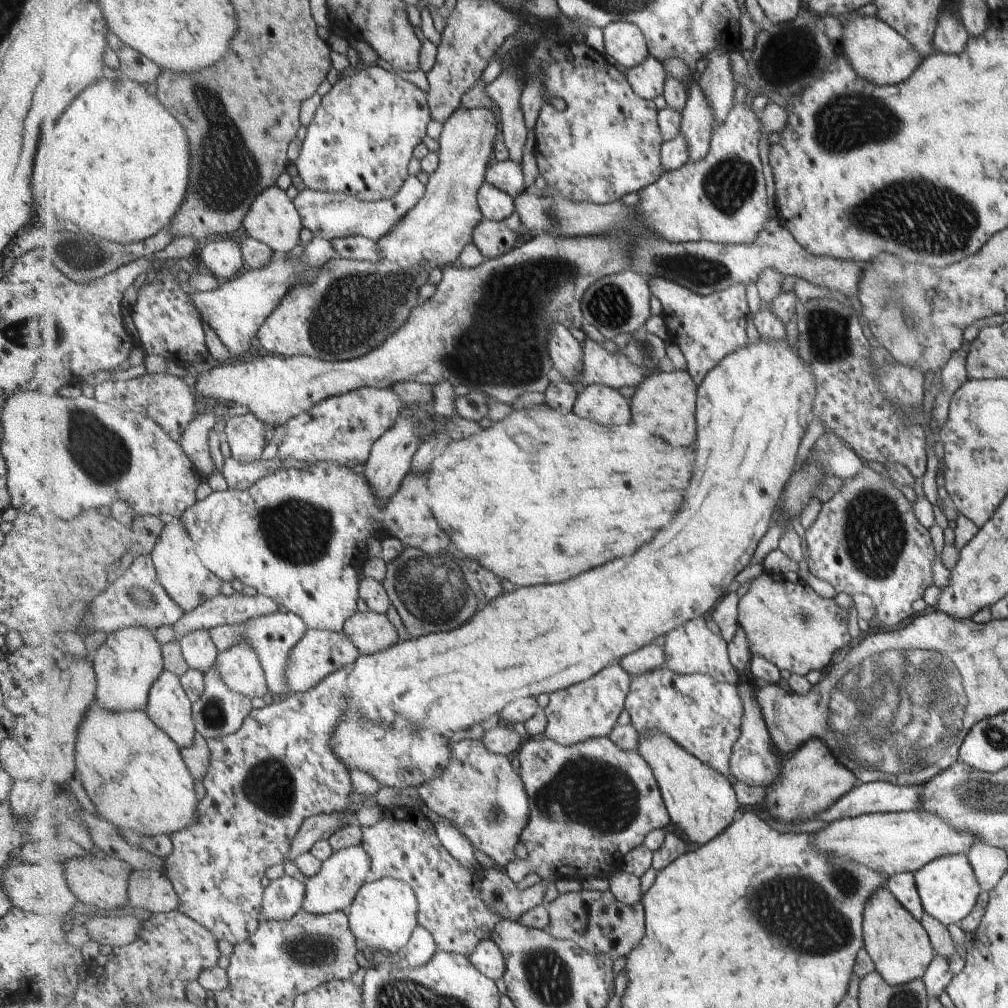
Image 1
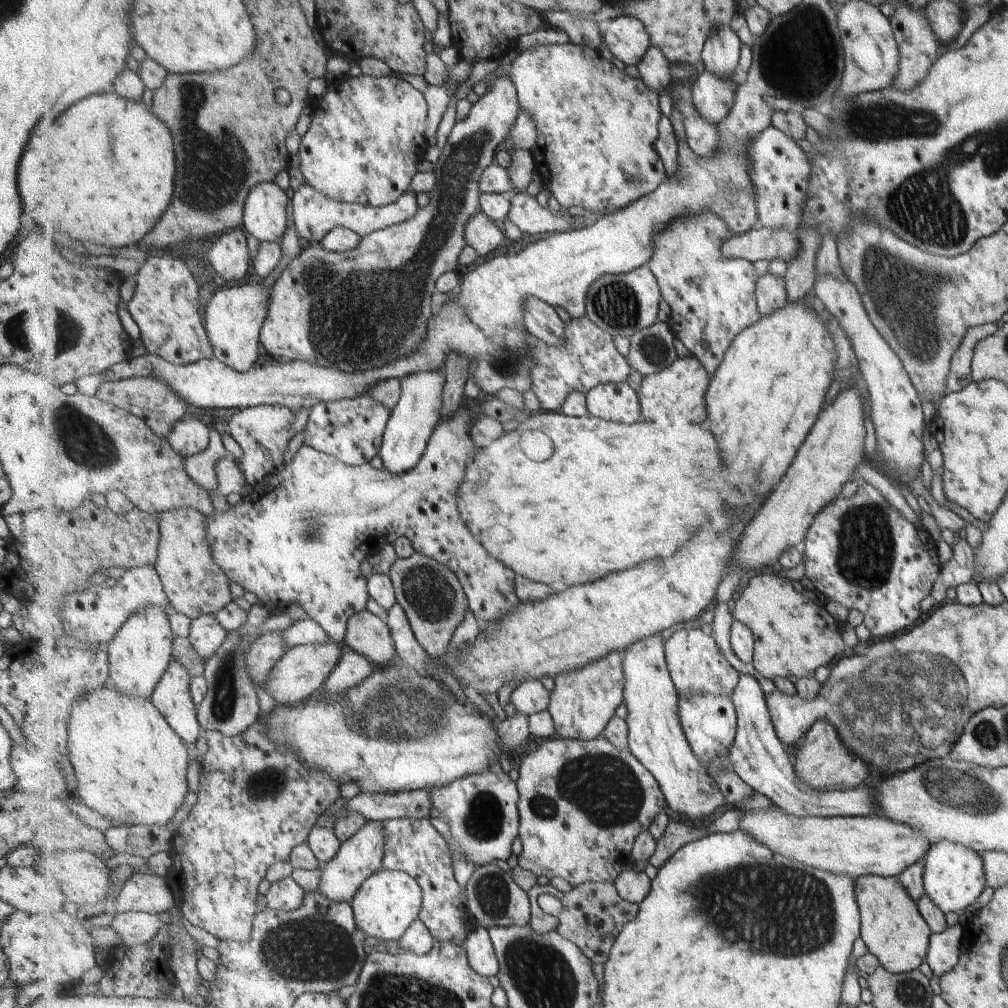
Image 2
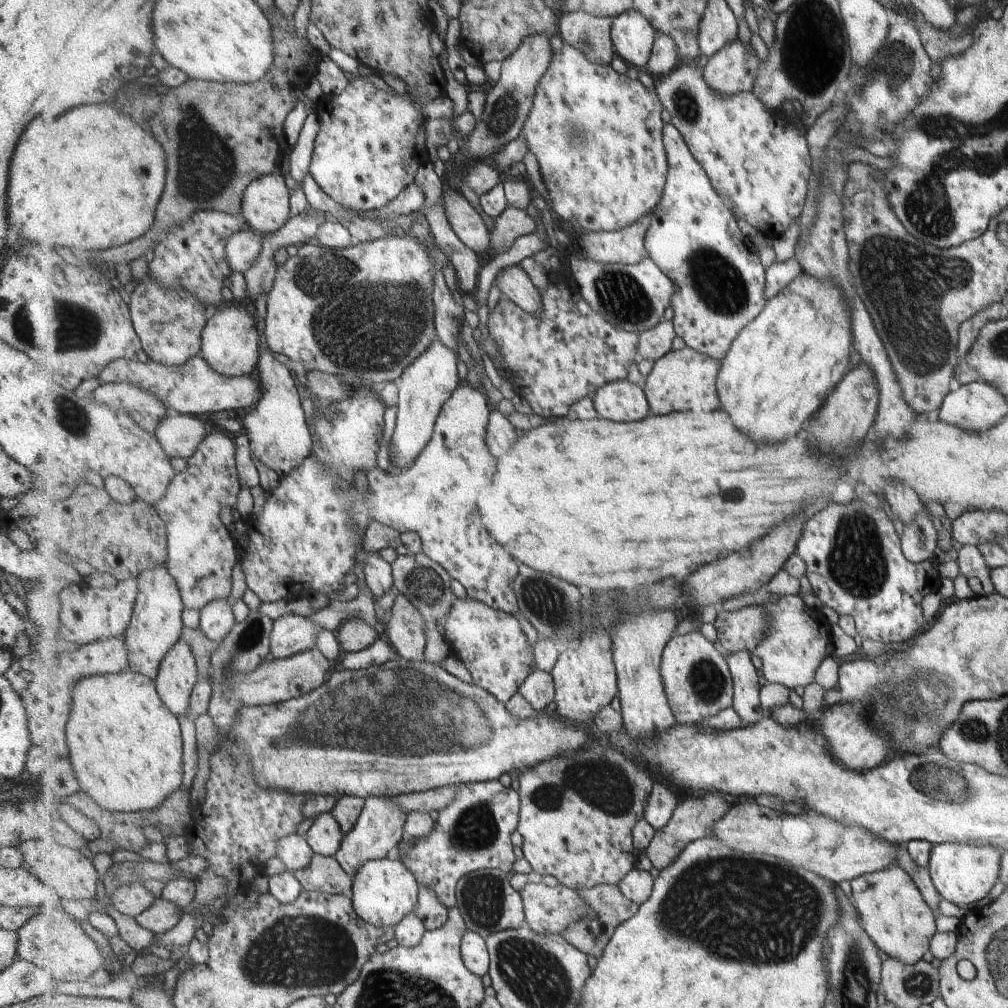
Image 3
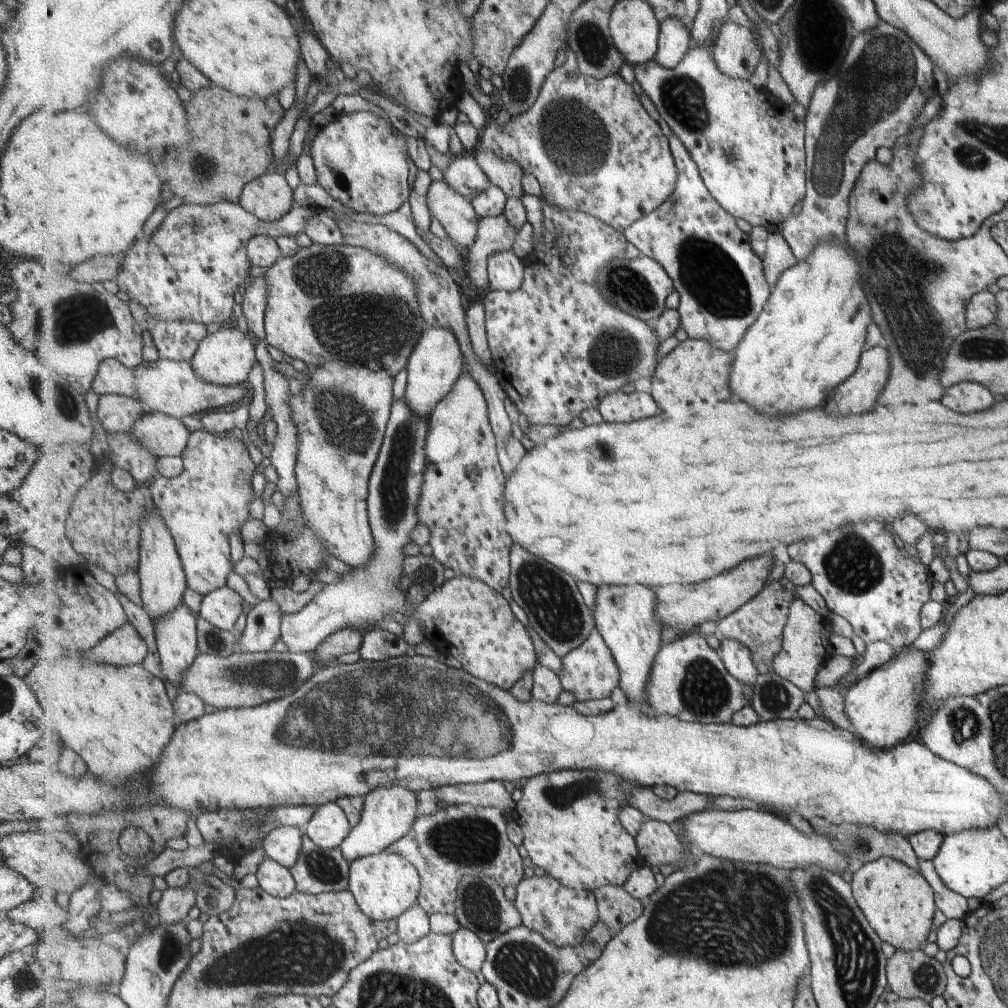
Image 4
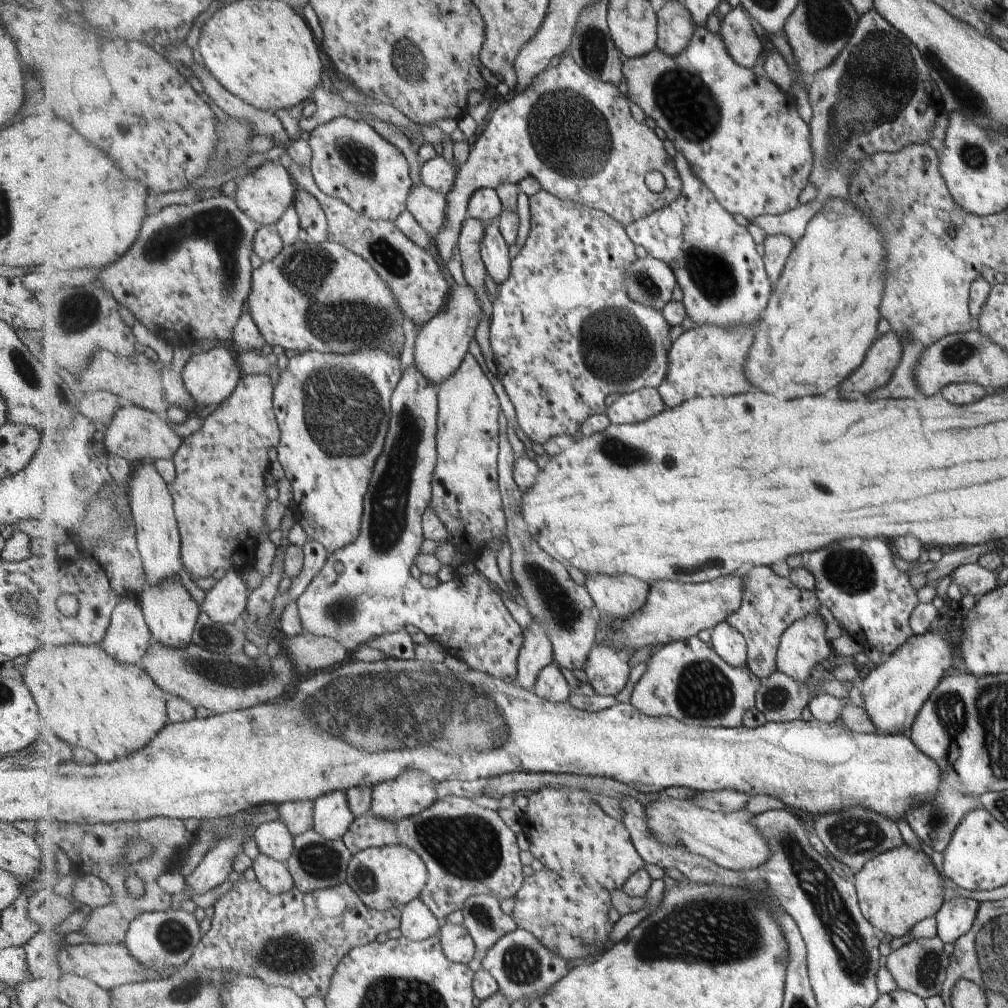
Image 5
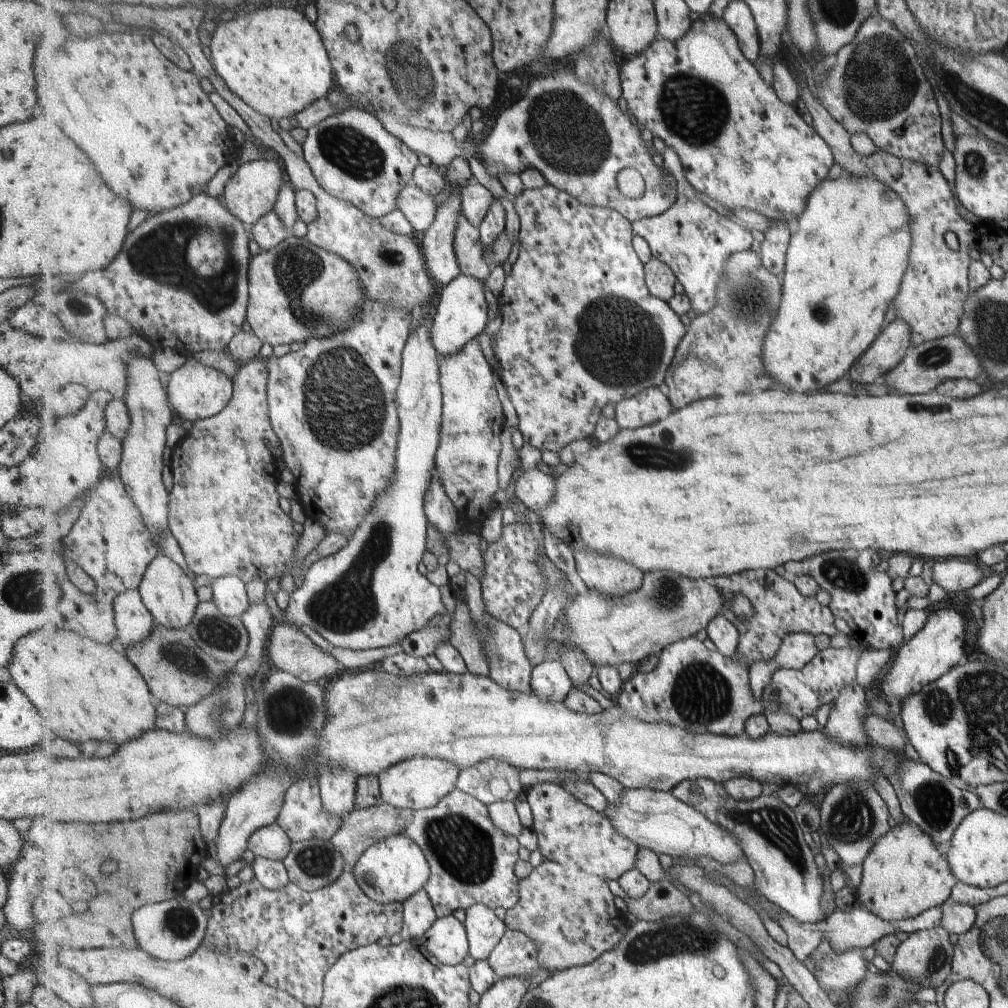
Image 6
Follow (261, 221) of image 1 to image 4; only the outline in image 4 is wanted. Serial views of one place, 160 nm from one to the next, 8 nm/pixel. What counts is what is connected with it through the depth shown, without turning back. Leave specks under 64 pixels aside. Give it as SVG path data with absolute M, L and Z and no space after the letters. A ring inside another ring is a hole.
M273 169L252 181L241 198L241 207L264 222L281 221L294 206L293 188L283 172Z

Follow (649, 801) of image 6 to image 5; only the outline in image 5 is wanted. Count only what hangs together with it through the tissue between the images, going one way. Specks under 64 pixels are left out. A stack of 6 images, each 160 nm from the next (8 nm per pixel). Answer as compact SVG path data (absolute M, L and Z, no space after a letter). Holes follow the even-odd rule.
M667 792L659 796L644 809L646 824L662 845L683 846L696 855L708 858L719 866L734 871L757 869L770 859L771 847L752 823L753 814L747 808L732 813L715 812L697 806L693 800L684 801L673 798Z

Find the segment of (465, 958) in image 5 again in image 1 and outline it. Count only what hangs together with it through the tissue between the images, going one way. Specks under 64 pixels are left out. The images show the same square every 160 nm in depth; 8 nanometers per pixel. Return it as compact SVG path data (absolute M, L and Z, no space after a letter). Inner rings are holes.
M491 939L482 940L470 956L471 962L480 973L491 980L503 978L506 971L506 958L499 945Z

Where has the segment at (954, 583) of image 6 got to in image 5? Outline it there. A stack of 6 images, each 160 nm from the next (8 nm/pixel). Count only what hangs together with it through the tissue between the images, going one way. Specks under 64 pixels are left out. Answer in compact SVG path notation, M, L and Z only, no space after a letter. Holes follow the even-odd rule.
M979 563L962 564L950 572L950 580L958 588L973 597L975 594L981 596L989 593L997 585L996 575L986 567L979 566Z

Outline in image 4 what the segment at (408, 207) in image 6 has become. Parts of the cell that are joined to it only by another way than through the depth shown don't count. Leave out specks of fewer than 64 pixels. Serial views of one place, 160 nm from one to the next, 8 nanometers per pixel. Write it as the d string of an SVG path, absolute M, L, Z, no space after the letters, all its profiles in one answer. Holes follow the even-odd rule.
M447 180L432 182L427 205L450 238L465 251L471 248L479 234L481 218L472 200L461 196Z

